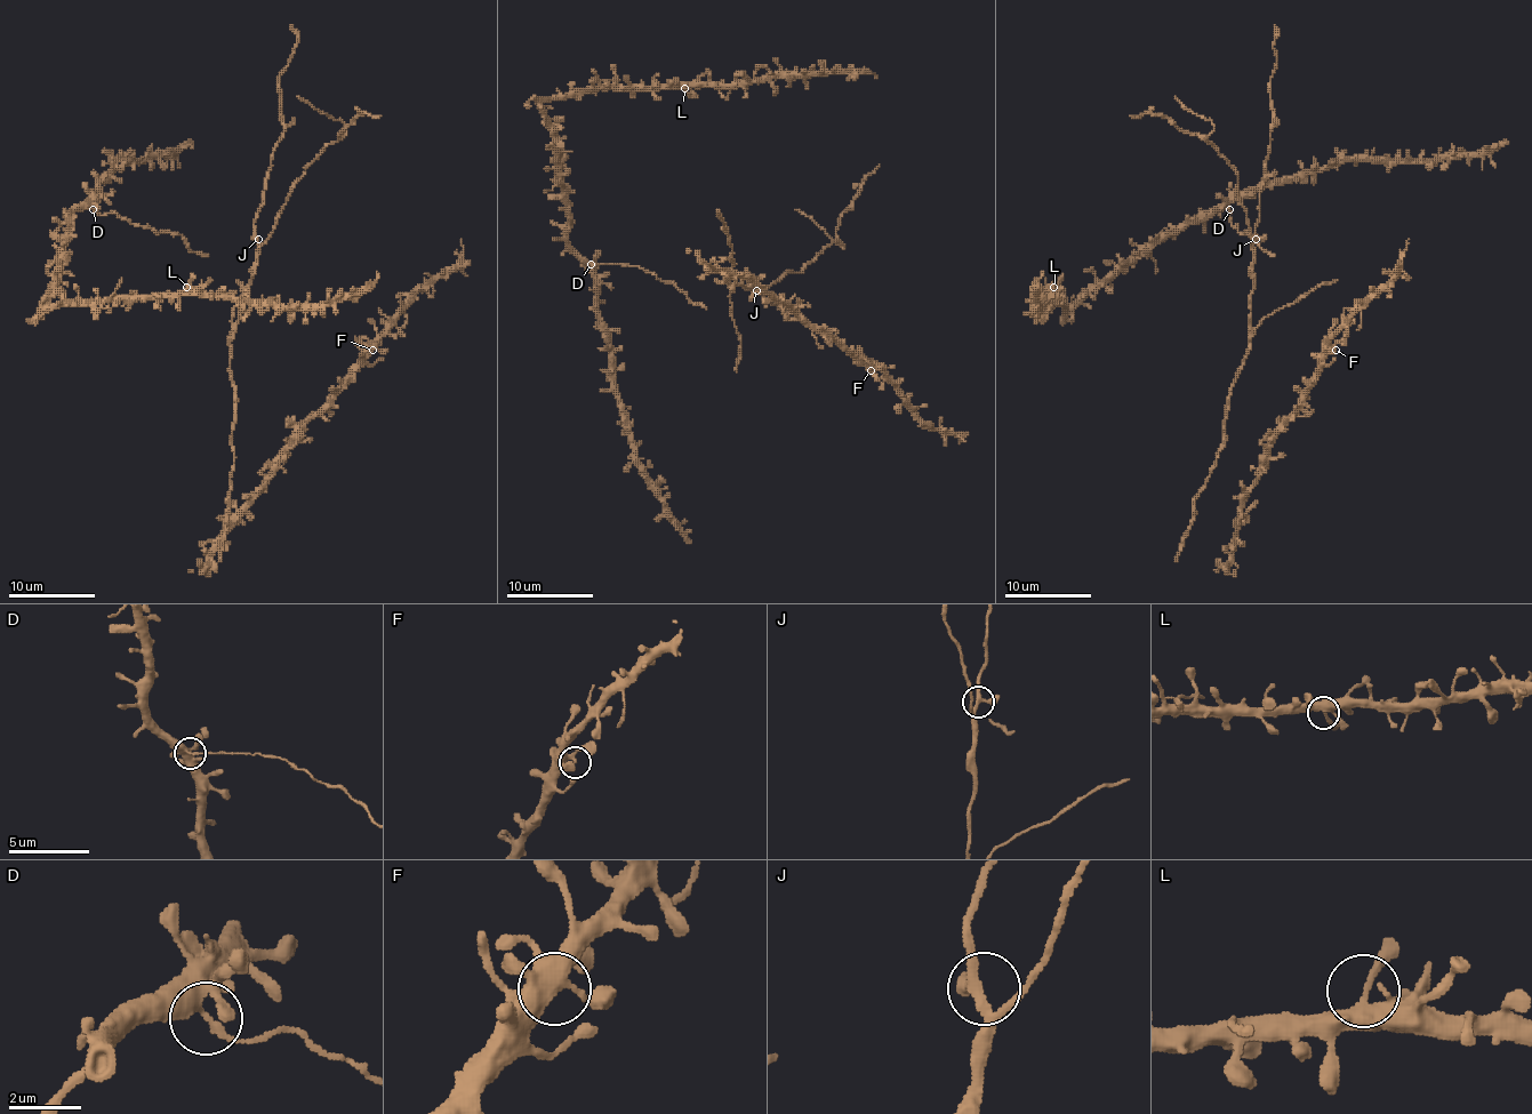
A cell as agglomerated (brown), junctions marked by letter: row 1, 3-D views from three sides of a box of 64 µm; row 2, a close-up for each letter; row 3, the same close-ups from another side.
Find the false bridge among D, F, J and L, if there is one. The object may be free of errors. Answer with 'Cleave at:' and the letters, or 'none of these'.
Cleave at: D

